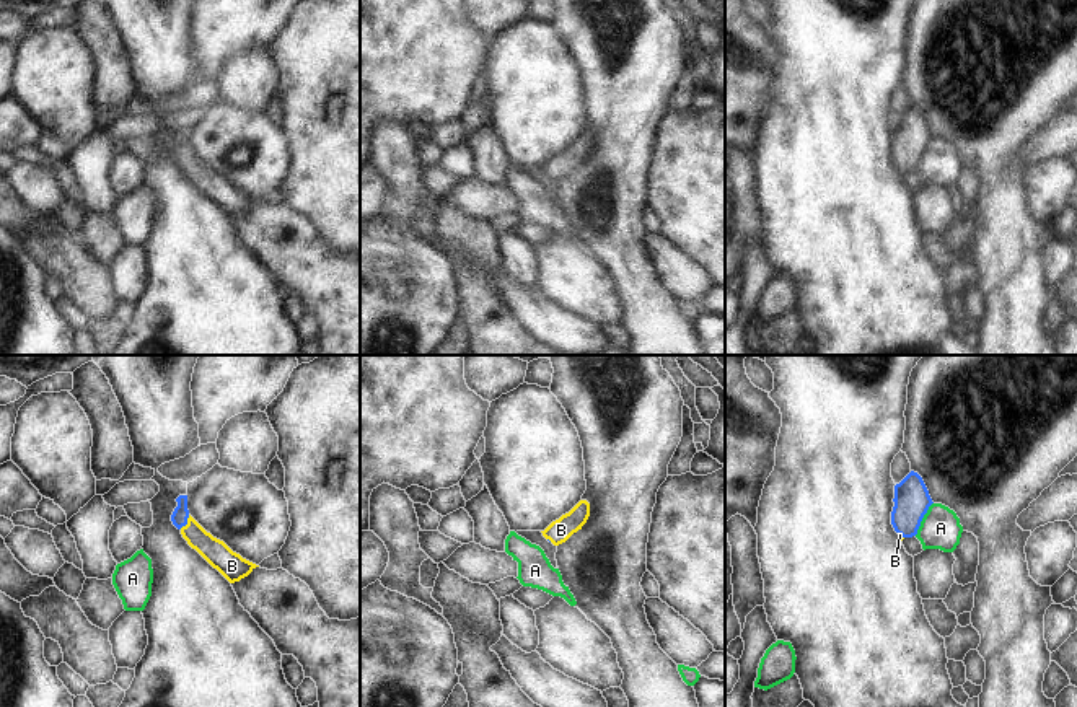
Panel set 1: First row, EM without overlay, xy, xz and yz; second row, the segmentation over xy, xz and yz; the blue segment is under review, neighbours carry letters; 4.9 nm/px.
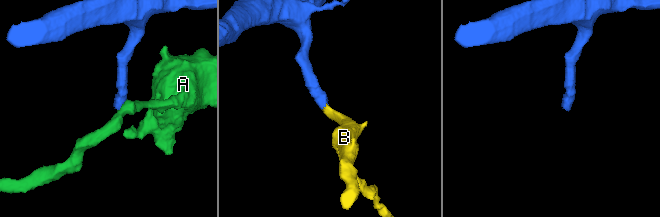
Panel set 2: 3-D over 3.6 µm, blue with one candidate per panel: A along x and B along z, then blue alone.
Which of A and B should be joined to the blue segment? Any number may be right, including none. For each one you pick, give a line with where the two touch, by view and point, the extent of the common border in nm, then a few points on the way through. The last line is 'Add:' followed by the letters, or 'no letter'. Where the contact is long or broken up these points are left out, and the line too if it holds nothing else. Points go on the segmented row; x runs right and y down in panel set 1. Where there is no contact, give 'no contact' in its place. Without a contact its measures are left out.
B: xy (186, 523) | 90 nm | across xy (180, 517), (186, 523), (214, 551)
Add: B

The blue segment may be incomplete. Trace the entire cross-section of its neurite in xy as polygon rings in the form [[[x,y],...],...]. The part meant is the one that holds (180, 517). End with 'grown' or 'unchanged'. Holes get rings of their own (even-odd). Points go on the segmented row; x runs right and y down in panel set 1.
[[[187,495],[176,498],[178,507],[171,515],[173,525],[181,531],[187,544],[196,549],[213,569],[217,569],[230,583],[248,577],[256,564],[233,552],[223,541],[207,533],[187,510]]] | grown

